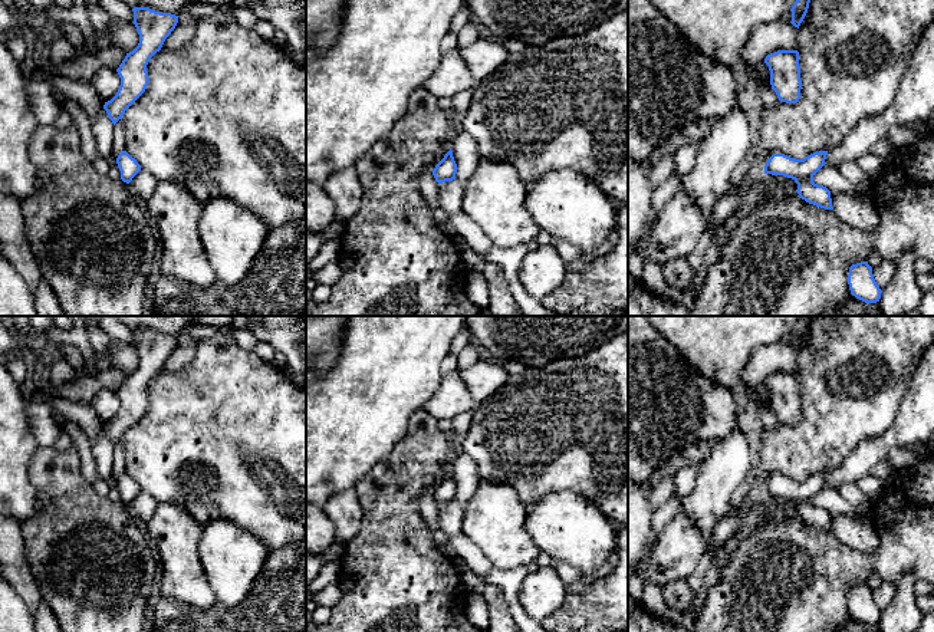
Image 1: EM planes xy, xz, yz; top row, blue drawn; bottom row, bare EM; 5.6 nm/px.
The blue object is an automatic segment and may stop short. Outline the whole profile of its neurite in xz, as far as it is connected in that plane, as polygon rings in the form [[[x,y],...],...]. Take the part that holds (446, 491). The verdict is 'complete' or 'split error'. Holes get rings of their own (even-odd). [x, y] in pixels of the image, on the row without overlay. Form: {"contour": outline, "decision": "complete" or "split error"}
{"contour": [[[453,473],[444,477],[444,480],[433,491],[433,497],[438,506],[456,501],[457,485],[453,478]]], "decision": "complete"}

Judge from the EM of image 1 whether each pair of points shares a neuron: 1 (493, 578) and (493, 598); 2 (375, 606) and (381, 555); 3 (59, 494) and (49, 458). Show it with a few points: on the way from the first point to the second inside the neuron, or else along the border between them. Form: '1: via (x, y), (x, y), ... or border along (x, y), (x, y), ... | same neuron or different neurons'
1: border along (486, 582), (500, 589), (512, 614) | different neurons
2: via (381, 593), (381, 568) | same neuron
3: via (59, 486), (53, 467) | same neuron

